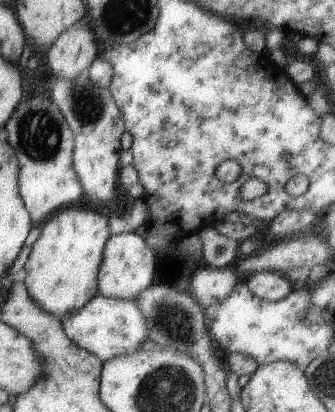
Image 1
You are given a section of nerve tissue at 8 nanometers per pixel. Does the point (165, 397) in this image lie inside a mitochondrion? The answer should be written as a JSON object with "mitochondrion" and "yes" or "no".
{"mitochondrion":"yes"}

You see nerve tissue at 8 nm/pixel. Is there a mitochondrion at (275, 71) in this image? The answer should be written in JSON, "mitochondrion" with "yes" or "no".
{"mitochondrion":"no"}

